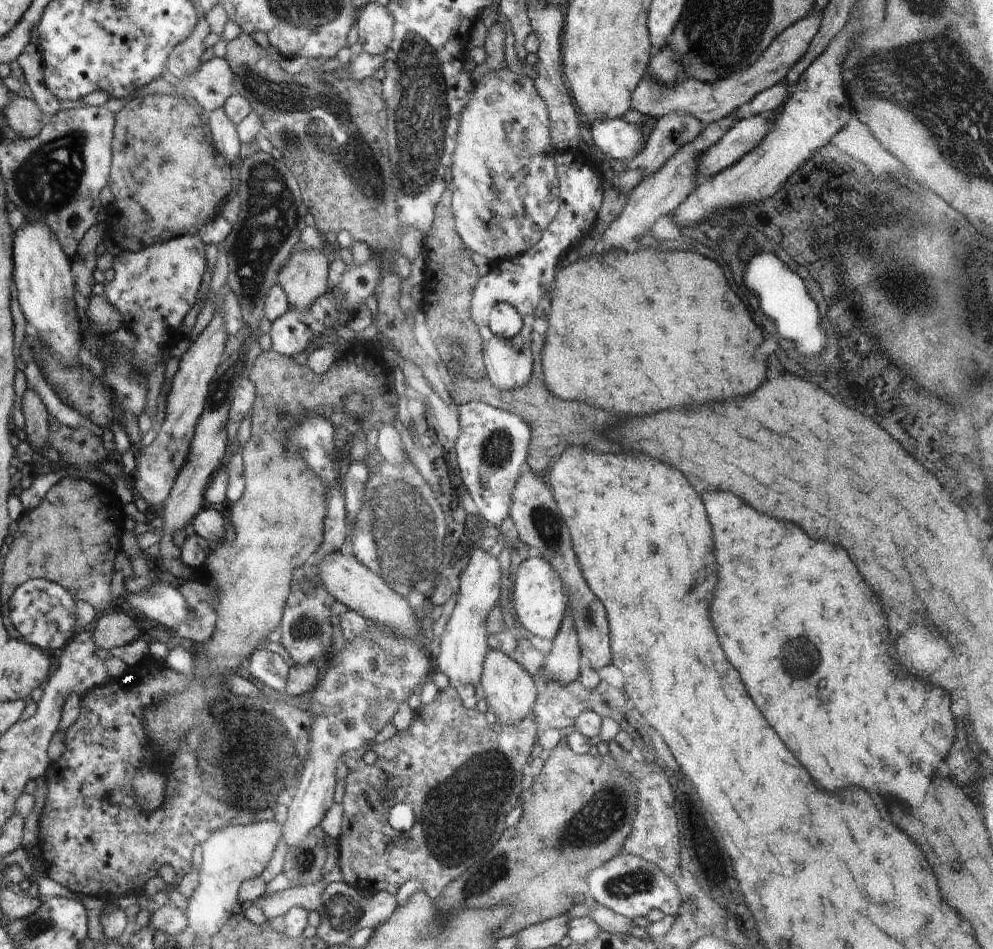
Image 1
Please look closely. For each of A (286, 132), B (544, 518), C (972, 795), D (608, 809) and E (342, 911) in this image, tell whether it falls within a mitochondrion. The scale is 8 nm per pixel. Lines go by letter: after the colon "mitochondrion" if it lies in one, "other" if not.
A: mitochondrion
B: mitochondrion
C: other
D: mitochondrion
E: mitochondrion

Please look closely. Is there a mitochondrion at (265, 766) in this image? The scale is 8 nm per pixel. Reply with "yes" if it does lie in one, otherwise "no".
yes

